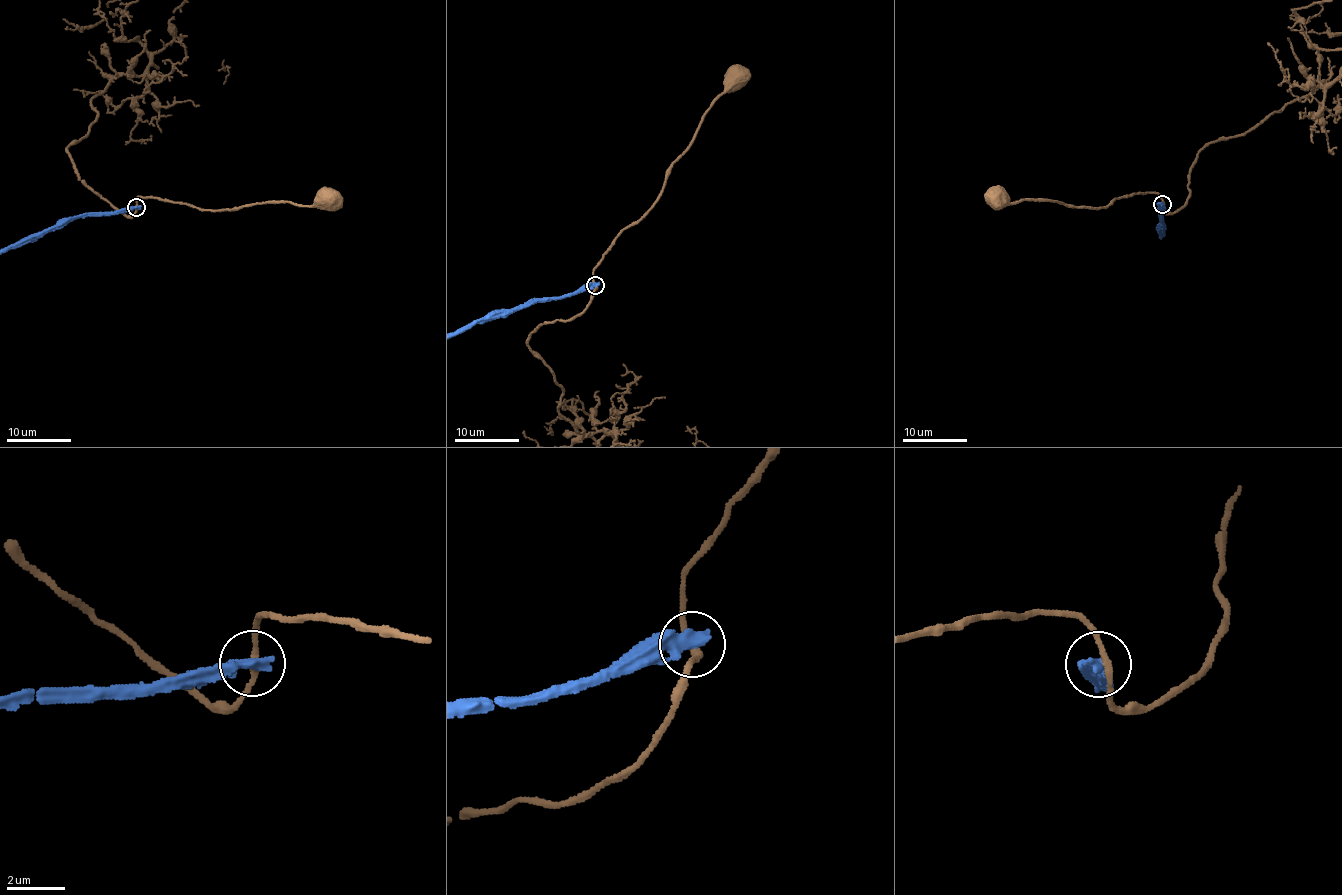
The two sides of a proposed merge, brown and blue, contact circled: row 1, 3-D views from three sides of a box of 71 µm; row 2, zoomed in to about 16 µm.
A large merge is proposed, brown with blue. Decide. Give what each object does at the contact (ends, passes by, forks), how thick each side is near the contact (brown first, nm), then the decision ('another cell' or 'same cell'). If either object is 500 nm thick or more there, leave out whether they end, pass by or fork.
200 nm thick on the brown side, 500 nm on the other; another cell

